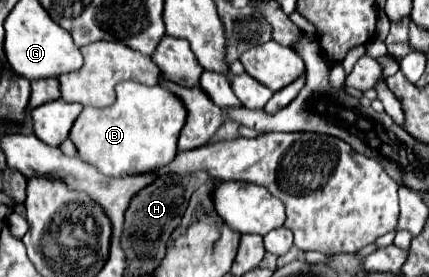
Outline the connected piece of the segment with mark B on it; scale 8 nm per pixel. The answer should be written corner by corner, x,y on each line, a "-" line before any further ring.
123,81
117,85
117,101
101,109
85,107
69,137
83,161
93,163
107,177
119,177
129,171
143,173
171,163
177,155
177,139
185,121
187,109
169,89

